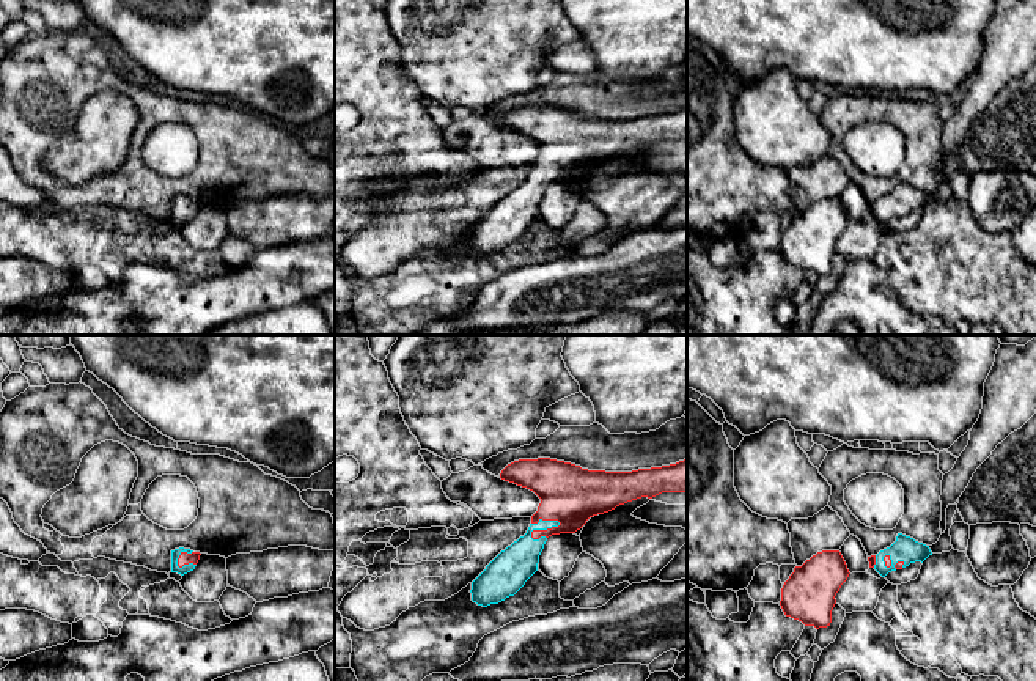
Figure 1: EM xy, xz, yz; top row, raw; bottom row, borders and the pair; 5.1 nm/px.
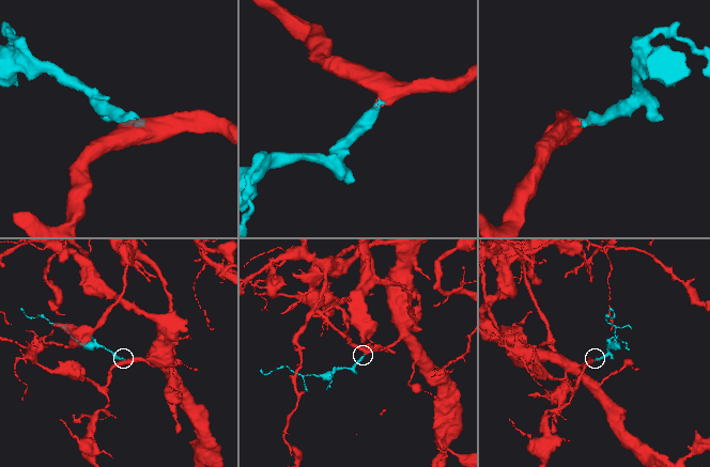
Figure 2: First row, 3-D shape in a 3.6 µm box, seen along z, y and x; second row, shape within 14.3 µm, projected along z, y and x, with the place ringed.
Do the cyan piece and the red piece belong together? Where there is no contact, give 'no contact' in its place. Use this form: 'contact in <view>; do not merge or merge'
contact in xz; merge

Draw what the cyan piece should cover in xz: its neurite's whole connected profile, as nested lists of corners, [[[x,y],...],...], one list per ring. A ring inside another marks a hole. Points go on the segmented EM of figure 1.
[[[550,458],[519,459],[500,478],[533,491],[541,503],[524,536],[472,582],[472,601],[487,607],[514,596],[538,571],[549,536],[575,533],[593,516],[662,492],[687,492],[687,459],[632,472],[588,470]]]

